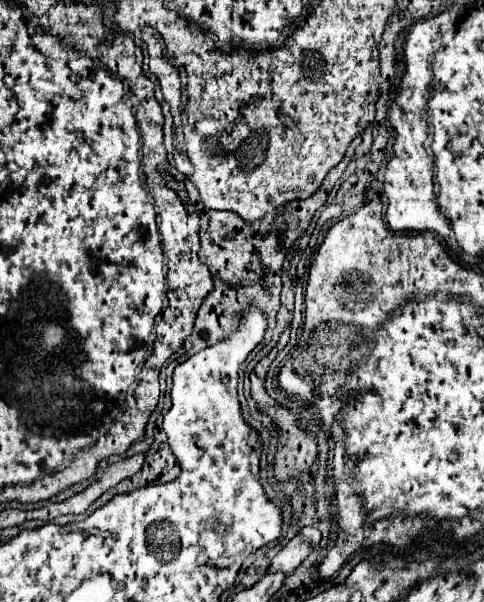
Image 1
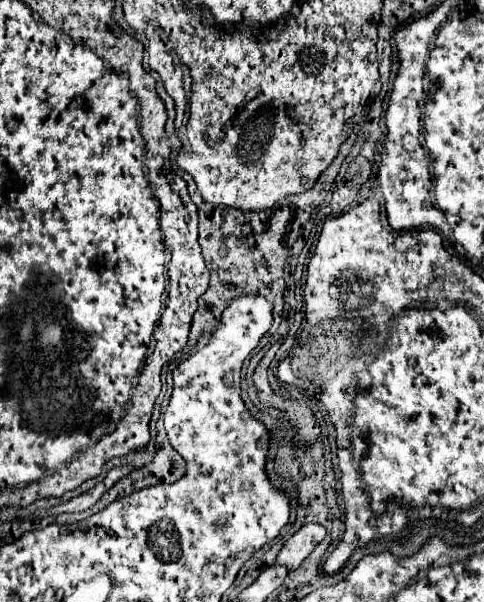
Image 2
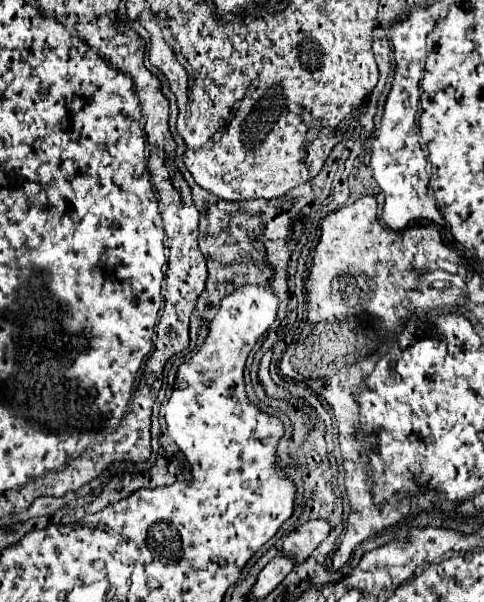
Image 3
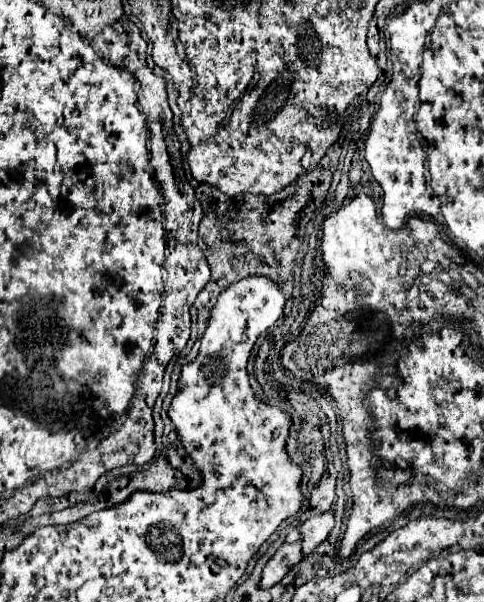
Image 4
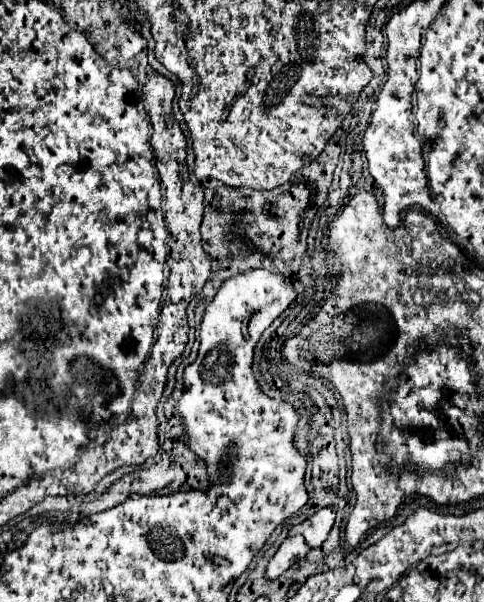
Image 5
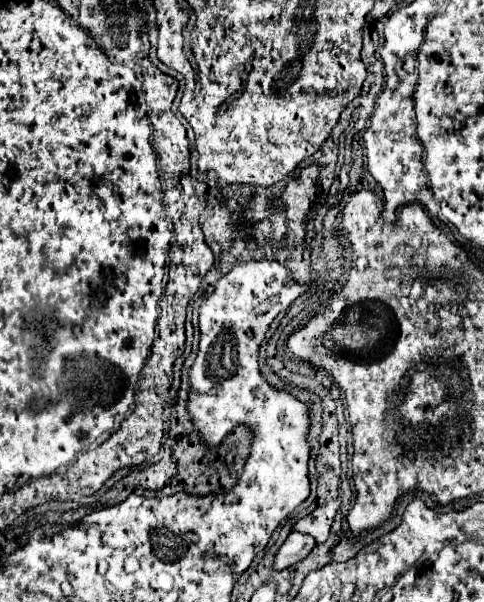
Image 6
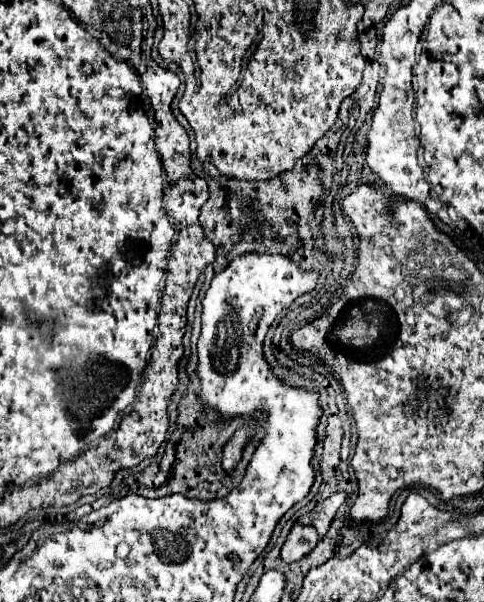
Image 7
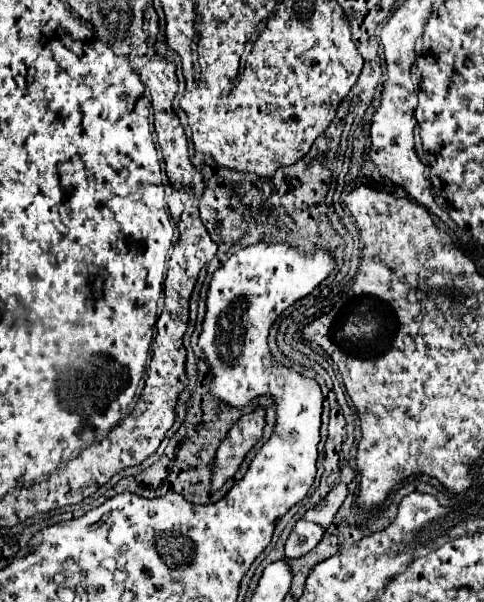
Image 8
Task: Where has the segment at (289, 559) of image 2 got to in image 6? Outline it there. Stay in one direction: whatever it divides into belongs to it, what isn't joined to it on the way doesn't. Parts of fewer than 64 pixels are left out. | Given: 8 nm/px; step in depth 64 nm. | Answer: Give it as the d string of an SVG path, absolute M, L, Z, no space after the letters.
M334 498L334 500L328 500L328 502L320 504L314 512L310 512L304 518L300 518L294 524L294 530L314 536L318 544L324 542L328 538L328 532L330 532L330 526L332 526L332 518L334 518L336 510L340 508L340 502L342 502L340 498Z

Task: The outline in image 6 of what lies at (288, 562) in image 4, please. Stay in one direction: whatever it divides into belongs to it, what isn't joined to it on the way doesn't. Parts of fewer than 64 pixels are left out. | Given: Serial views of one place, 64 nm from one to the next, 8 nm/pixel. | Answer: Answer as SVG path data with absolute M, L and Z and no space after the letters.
M292 530L290 536L286 538L286 542L282 544L282 548L280 548L278 554L276 554L274 570L288 568L288 566L292 566L292 564L304 560L304 558L312 552L314 546L316 546L316 540L312 540L312 536Z

